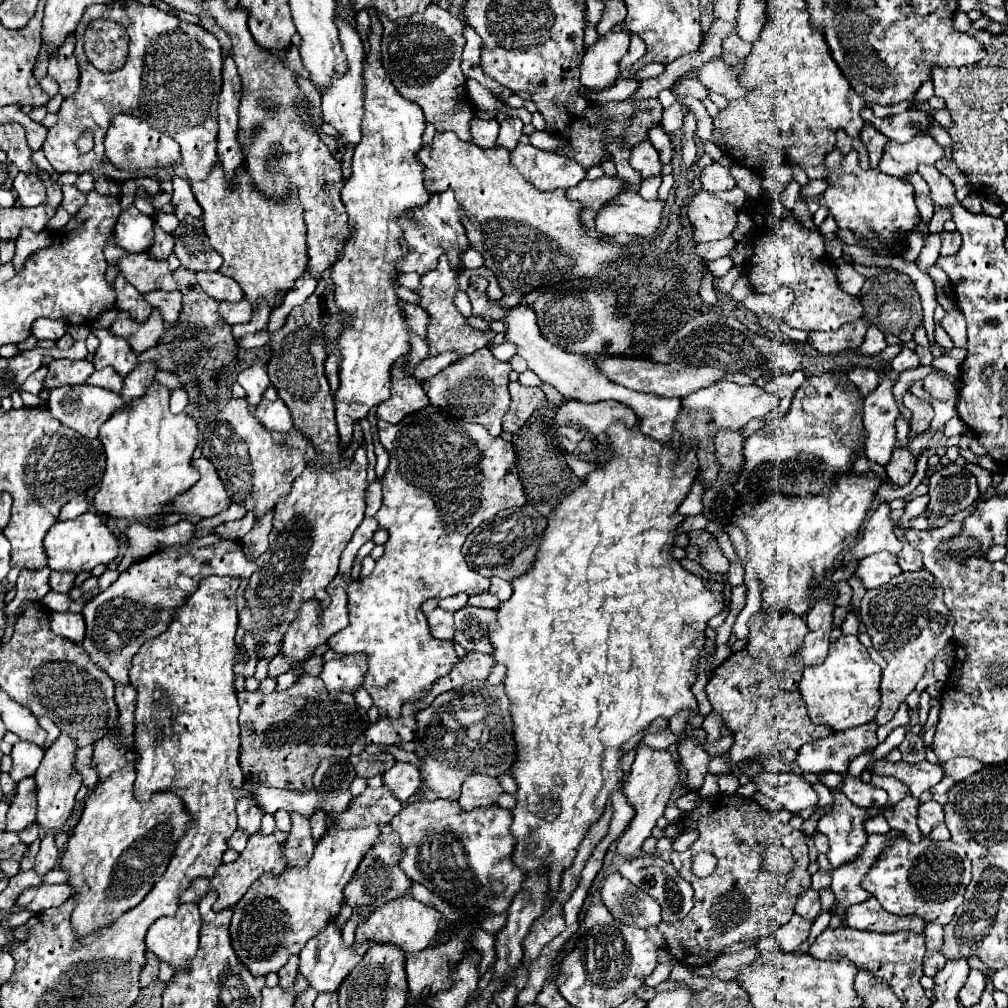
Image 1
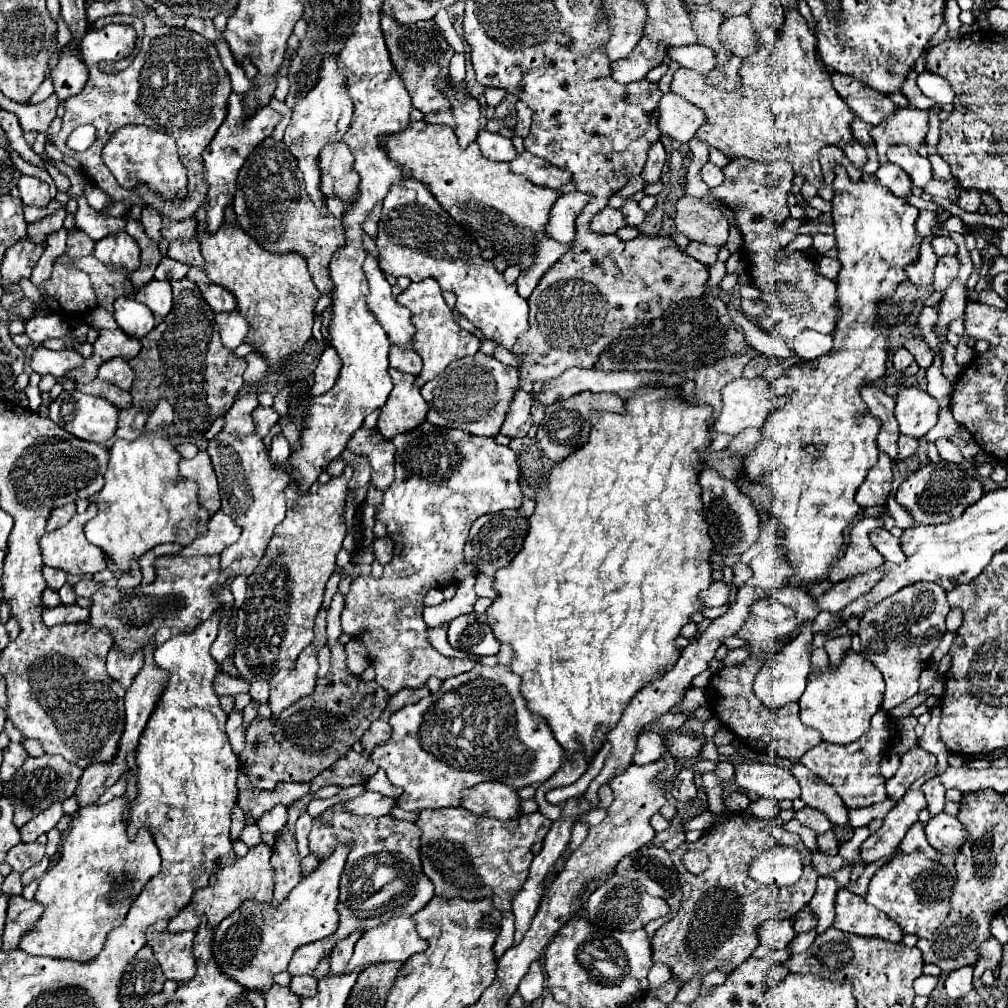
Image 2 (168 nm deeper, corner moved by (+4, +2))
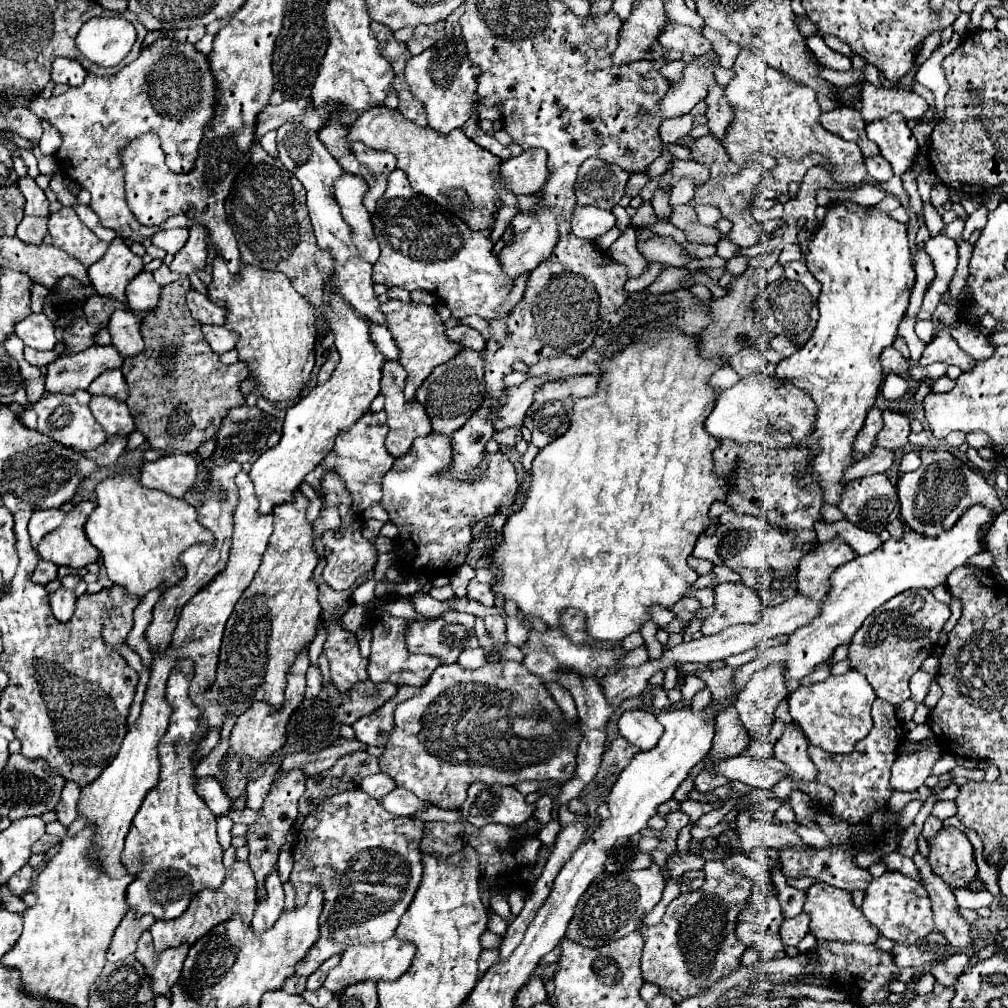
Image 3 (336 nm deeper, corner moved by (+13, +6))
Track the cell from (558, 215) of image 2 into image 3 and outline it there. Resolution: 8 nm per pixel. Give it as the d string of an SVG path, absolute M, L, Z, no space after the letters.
M543 207L539 211L533 213L517 213L511 221L513 229L515 229L515 243L509 247L503 247L503 251L499 253L499 261L503 265L503 271L511 277L517 279L517 275L521 273L531 273L541 261L545 261L553 247L559 241L559 229L557 229L557 217L553 213L553 209Z

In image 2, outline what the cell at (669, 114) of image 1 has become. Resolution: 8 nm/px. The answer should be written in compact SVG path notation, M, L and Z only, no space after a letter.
M674 93L662 95L660 113L662 117L658 121L658 129L662 131L662 135L680 143L688 143L706 121L704 113L698 107Z

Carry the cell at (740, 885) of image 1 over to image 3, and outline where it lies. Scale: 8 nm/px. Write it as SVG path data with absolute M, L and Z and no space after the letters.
M725 859L705 861L703 873L703 887L679 893L679 897L667 905L661 923L639 929L645 939L641 957L643 979L659 989L677 991L681 997L693 997L721 975L737 969L741 965L741 955L747 949L737 941L735 925L751 895L751 881L729 871Z

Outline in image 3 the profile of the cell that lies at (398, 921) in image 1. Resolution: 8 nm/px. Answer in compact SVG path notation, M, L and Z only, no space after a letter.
M391 937L389 941L383 941L383 943L369 943L369 945L353 945L349 949L345 949L343 957L341 957L341 963L329 971L327 979L325 979L325 987L333 993L337 991L343 991L345 987L349 987L351 983L357 983L357 981L365 981L365 979L373 979L373 981L379 981L379 979L397 979L401 977L413 957L415 957L415 951L417 947L411 945L411 941L401 941L399 937Z

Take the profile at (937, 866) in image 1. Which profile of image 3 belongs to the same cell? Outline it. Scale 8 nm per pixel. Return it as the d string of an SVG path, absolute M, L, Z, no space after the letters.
M885 871L881 877L869 883L861 911L869 919L869 923L873 923L881 931L881 935L897 943L911 945L933 931L933 909L927 889L919 881L899 871Z

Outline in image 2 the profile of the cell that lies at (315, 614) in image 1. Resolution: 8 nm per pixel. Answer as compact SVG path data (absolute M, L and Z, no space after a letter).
M322 609L316 617L314 627L314 641L302 649L296 663L288 671L278 671L270 681L270 709L272 719L278 719L278 715L296 703L300 697L306 697L316 687L316 673L318 663L316 655L326 645L326 611Z

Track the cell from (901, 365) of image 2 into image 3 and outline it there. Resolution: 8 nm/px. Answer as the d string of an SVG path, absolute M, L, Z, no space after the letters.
M895 347L885 349L885 351L881 353L879 361L881 361L881 365L883 365L883 371L885 371L885 373L897 373L897 375L903 375L903 377L907 375L909 365L907 365L905 357L903 357Z

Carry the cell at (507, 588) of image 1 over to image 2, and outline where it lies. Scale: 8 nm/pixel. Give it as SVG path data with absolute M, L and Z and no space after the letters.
M478 573L476 577L476 595L478 597L488 597L488 599L496 599L496 589L494 589L494 577L488 577L488 575L482 575Z

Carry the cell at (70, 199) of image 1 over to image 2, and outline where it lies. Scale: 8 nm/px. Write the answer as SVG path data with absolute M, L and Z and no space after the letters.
M66 209L56 211L54 215L48 215L44 219L38 219L34 223L28 223L28 237L34 245L40 245L46 241L46 237L58 229L62 229L62 223L66 219Z

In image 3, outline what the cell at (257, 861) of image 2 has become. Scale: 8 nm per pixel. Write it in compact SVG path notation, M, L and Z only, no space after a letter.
M235 861L231 865L231 873L225 877L225 881L219 889L203 889L201 893L197 893L197 897L193 897L193 901L189 903L189 907L185 909L185 913L181 917L171 919L171 921L153 923L151 935L153 935L155 949L163 951L167 947L181 945L181 943L193 945L199 937L203 937L217 923L231 917L235 911L239 911L243 921L249 923L251 917L253 917L255 905L257 905L257 881L253 877L253 869L251 869L249 861Z

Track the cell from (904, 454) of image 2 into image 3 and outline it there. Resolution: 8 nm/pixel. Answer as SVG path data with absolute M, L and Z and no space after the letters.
M875 447L869 455L861 457L853 467L849 467L845 471L845 481L873 475L873 473L885 473L893 465L893 459L895 459L893 449L877 449Z

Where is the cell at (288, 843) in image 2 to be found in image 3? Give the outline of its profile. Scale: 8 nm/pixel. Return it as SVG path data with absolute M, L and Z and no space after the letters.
M273 871L269 873L269 877L265 877L265 899L261 899L257 903L257 909L255 909L255 917L251 921L253 929L257 933L269 929L277 917L283 913L283 901L285 901L285 895L283 895L283 883L279 879L279 873Z

